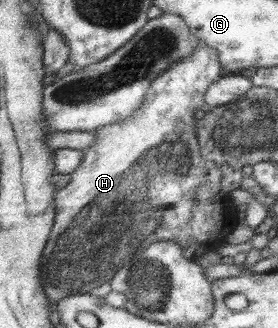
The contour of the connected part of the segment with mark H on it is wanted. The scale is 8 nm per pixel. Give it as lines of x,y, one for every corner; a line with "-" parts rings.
203,42
195,52
181,58
155,80
139,110
128,119
97,131
97,140
86,149
85,160
72,173
67,187
59,188
55,196
60,211
43,256
43,283
53,305
66,296
88,294
95,287
113,281
118,271
127,267
141,249
157,241
177,241
193,260
209,251
218,251
233,229
243,223
242,210
222,194
223,169
203,155
199,121
195,115
205,107
211,86
227,74
219,50

